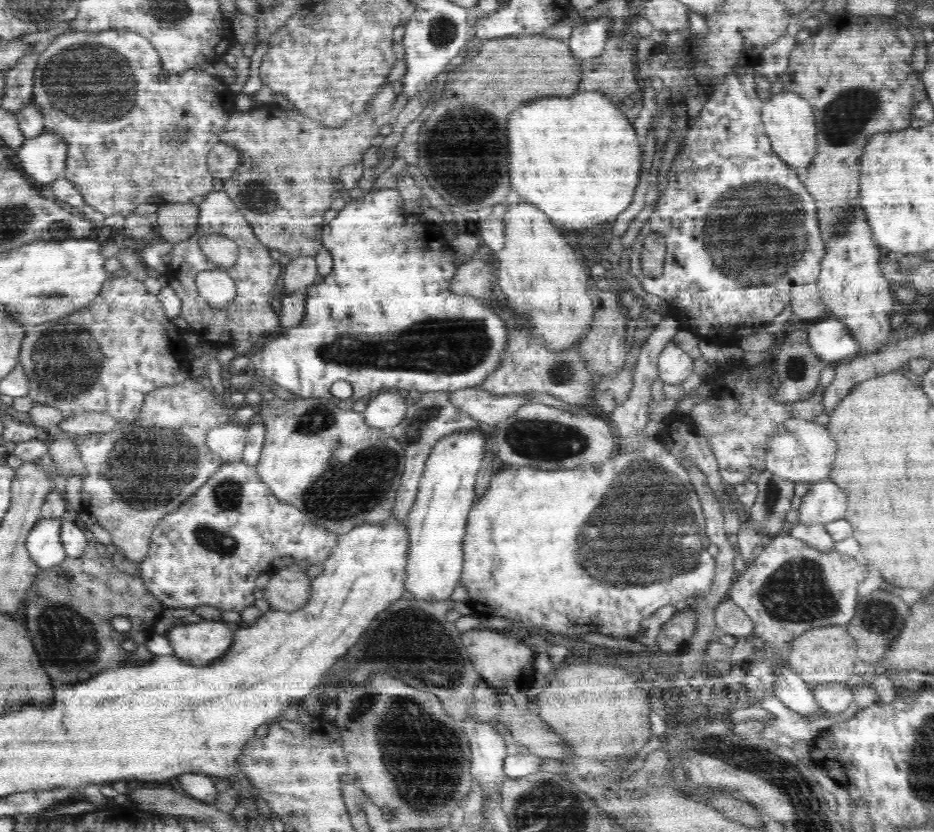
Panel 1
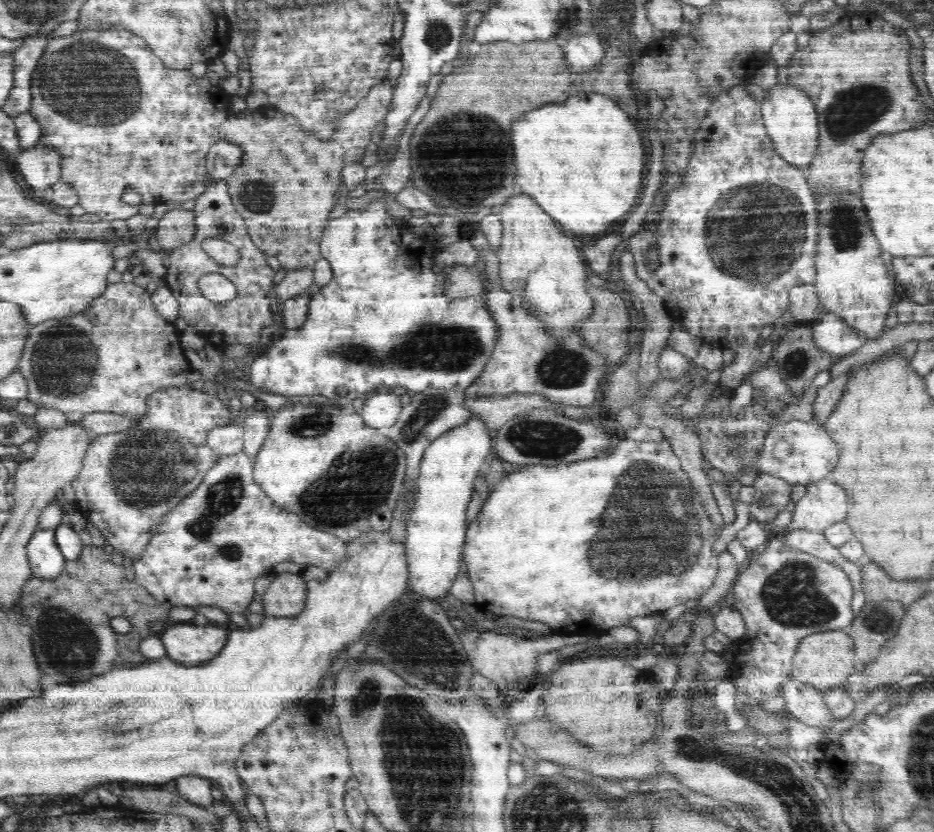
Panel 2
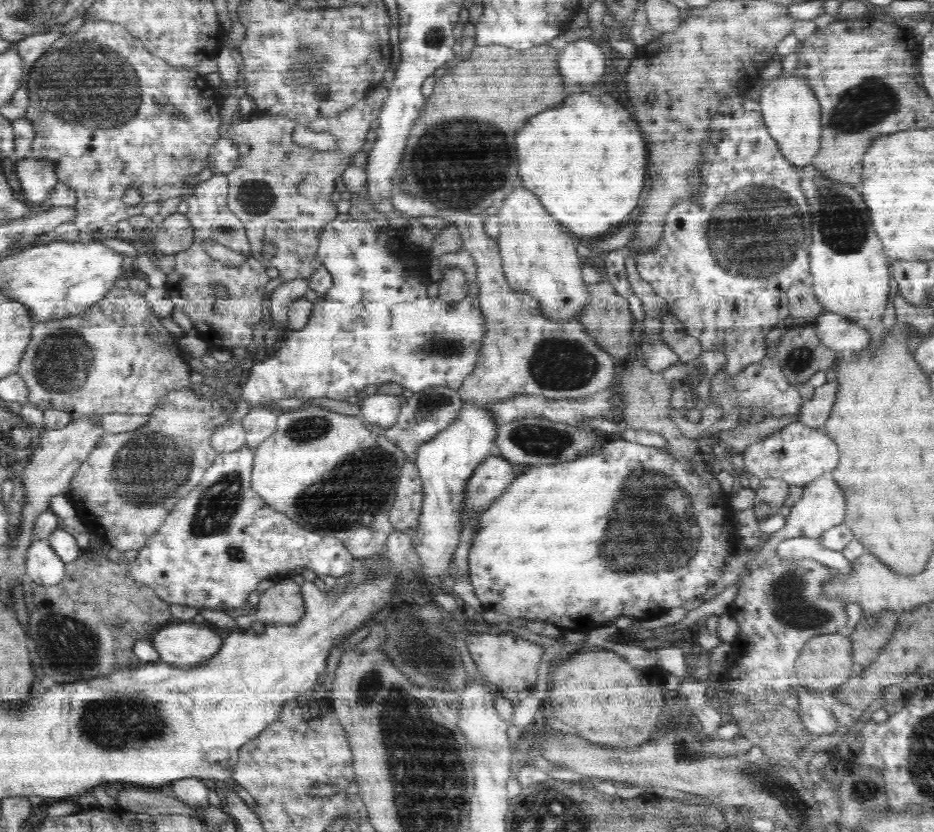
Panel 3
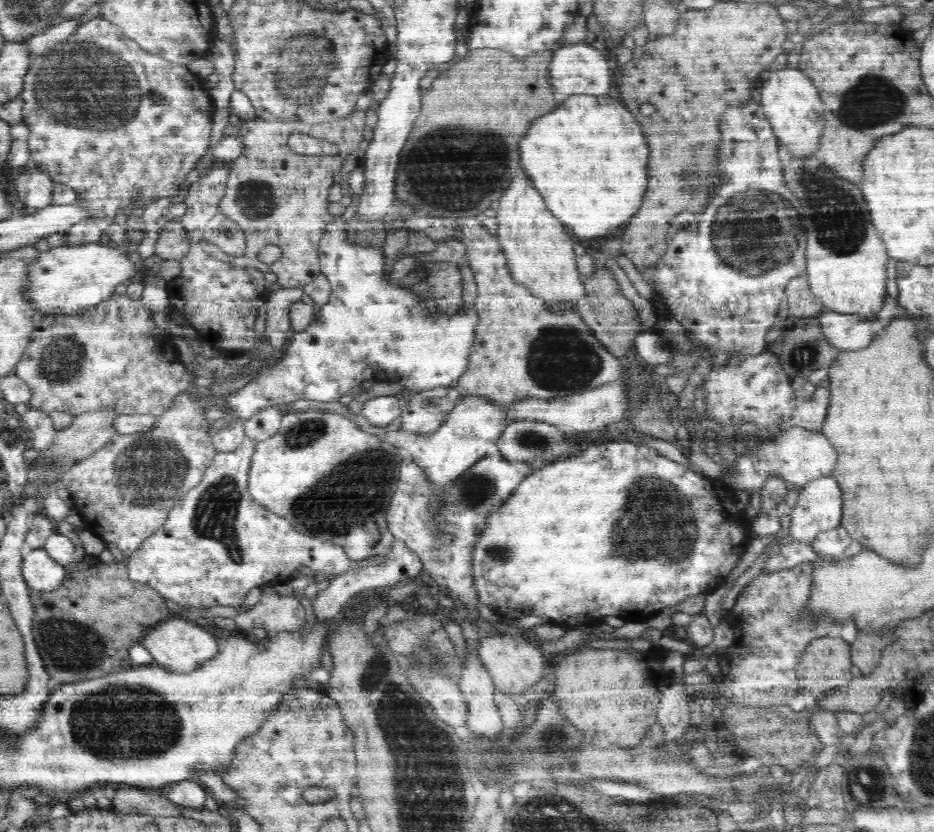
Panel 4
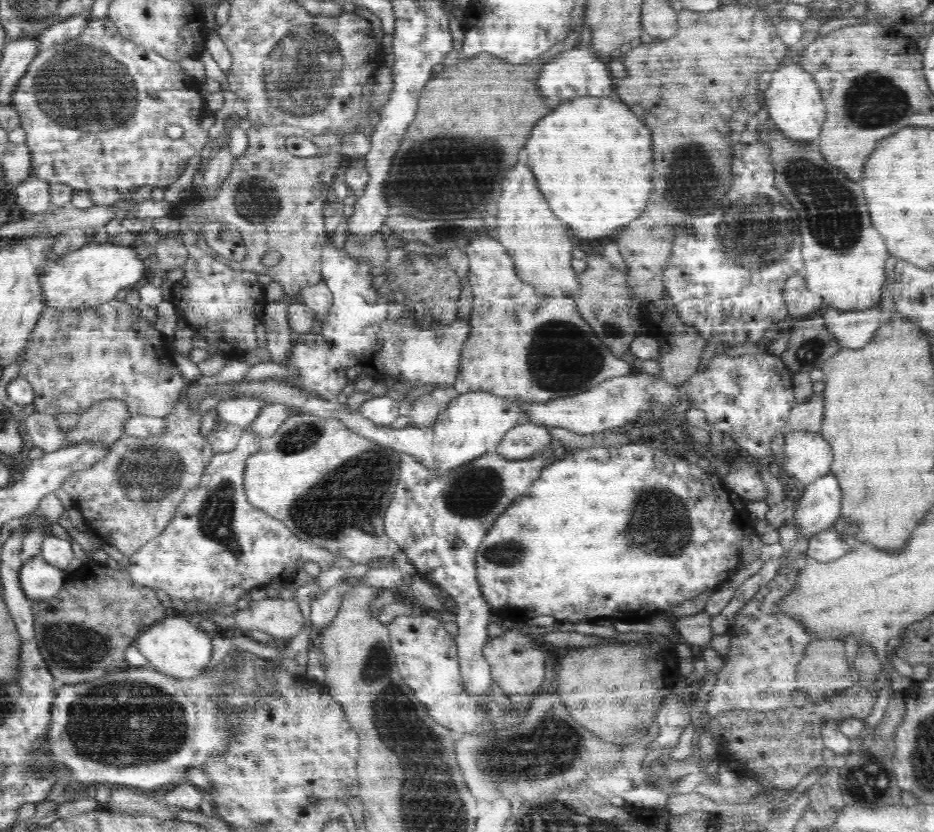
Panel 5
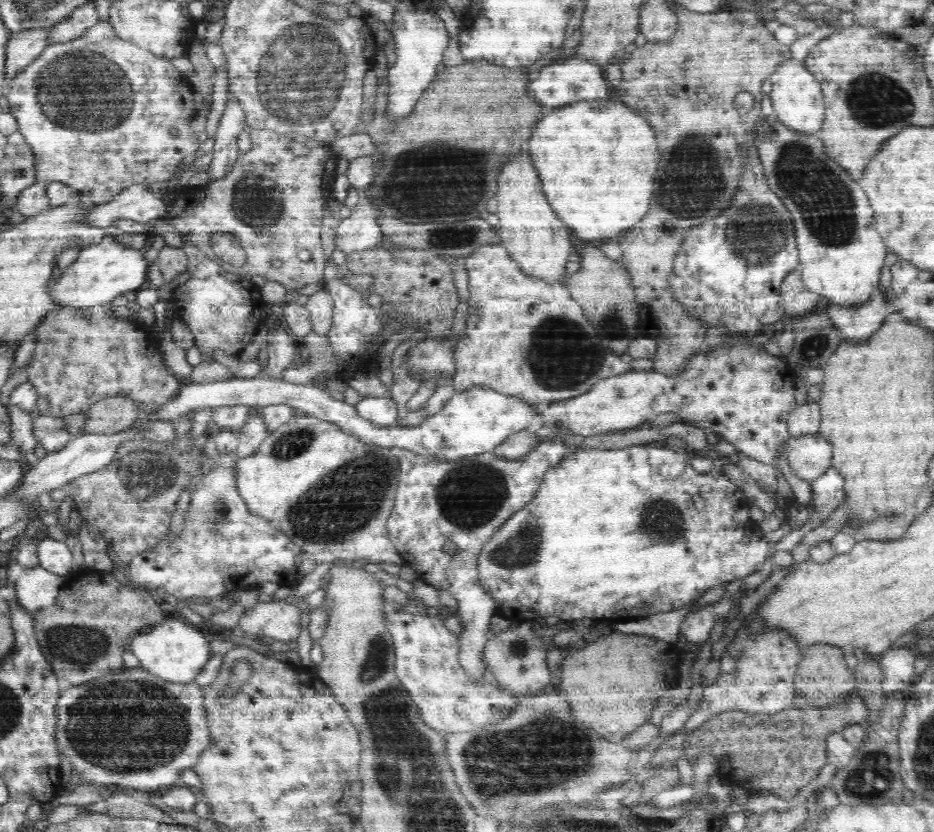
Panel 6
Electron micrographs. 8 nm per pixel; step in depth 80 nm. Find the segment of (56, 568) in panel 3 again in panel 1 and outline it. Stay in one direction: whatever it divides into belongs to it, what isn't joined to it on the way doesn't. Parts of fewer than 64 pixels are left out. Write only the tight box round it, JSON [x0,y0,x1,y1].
[26,518,65,571]

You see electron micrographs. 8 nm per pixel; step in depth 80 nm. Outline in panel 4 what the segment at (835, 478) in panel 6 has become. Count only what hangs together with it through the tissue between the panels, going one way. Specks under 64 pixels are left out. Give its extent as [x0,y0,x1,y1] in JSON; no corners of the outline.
[789,475,843,543]

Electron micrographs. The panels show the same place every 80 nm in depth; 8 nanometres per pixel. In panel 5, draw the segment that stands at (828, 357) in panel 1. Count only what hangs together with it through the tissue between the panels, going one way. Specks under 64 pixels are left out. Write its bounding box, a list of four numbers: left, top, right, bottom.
[822,304,891,349]

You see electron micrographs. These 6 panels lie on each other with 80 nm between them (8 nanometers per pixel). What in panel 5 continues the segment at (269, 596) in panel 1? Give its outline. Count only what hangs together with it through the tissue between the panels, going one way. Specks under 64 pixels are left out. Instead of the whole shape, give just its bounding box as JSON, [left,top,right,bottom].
[234,597,306,640]

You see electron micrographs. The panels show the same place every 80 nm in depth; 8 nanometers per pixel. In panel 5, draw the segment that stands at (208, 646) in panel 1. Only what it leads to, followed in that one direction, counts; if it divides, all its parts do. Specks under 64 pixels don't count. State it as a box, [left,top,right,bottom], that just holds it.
[136,618,212,678]

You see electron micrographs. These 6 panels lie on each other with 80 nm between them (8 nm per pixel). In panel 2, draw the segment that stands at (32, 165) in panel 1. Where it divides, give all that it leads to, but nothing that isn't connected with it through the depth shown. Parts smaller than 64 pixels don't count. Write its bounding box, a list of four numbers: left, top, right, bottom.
[17,144,60,198]

